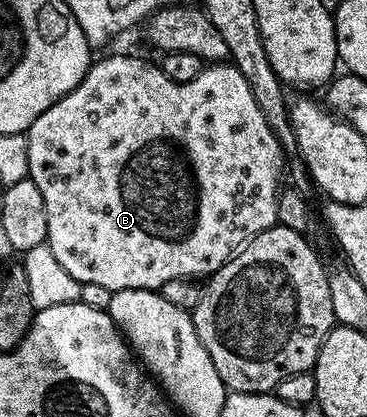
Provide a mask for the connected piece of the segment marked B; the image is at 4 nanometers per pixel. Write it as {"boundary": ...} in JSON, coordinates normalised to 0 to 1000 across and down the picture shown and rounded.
{"boundary":[[[286,137],[278,146],[256,144],[234,170],[229,189],[193,221],[172,228],[139,257],[128,257],[128,266],[117,266],[117,276],[106,276],[106,285],[95,285],[95,295],[84,295],[84,305],[74,312],[71,343],[74,391],[79,393],[76,424],[90,432],[95,448],[106,448],[106,458],[117,468],[117,489],[128,496],[128,564],[134,566],[128,597],[144,604],[136,607],[142,624],[172,631],[172,643],[191,659],[204,659],[204,669],[218,674],[223,683],[264,679],[305,698],[324,693],[414,693],[428,698],[436,695],[444,679],[455,679],[455,669],[488,669],[490,664],[548,669],[561,659],[589,655],[594,645],[613,638],[613,628],[695,564],[706,564],[717,554],[736,549],[744,540],[757,537],[755,475],[760,446],[755,448],[755,441],[766,434],[766,405],[771,415],[771,408],[779,403],[782,376],[766,355],[766,345],[755,341],[755,329],[738,314],[728,285],[717,285],[717,266],[706,266],[706,247],[695,247],[695,228],[673,199],[673,189],[662,189],[662,180],[646,168],[646,158],[632,151],[572,153],[567,161],[550,163],[548,175],[531,180],[531,189],[520,189],[510,199],[477,199],[466,189],[455,189],[455,180],[444,180],[436,153],[417,149],[414,156],[411,149],[392,146],[384,137]]]}

